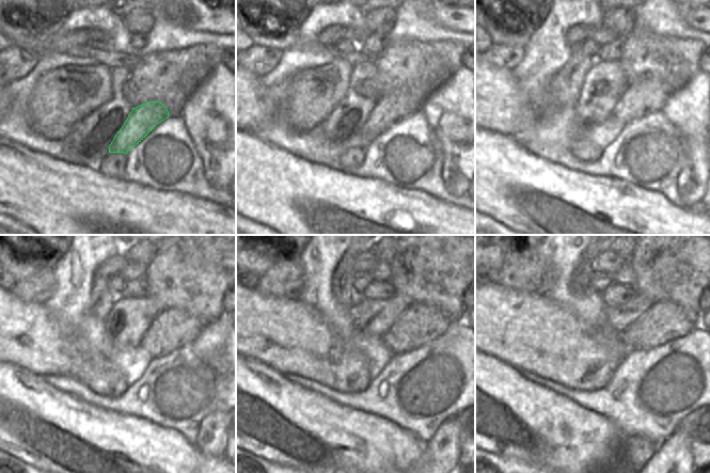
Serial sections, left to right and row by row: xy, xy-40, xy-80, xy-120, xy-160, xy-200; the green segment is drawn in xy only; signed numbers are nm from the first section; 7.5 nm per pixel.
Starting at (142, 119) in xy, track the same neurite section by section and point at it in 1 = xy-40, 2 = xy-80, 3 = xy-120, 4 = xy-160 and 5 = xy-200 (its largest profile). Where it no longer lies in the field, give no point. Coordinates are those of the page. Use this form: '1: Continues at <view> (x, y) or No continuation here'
1: Continues at xy-40 (400, 103)
2: Continues at xy-80 (646, 94)
3: Continues at xy-120 (173, 329)
4: Continues at xy-160 (419, 325)
5: Continues at xy-200 (663, 321).

